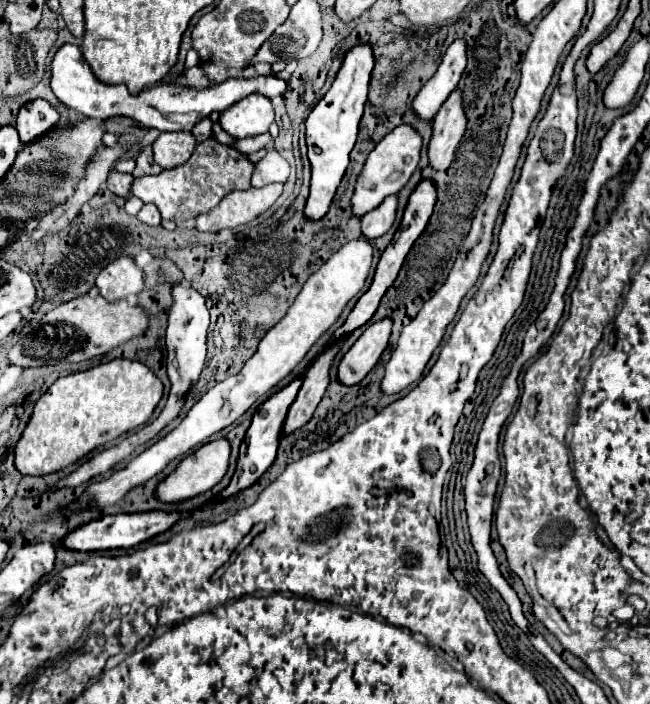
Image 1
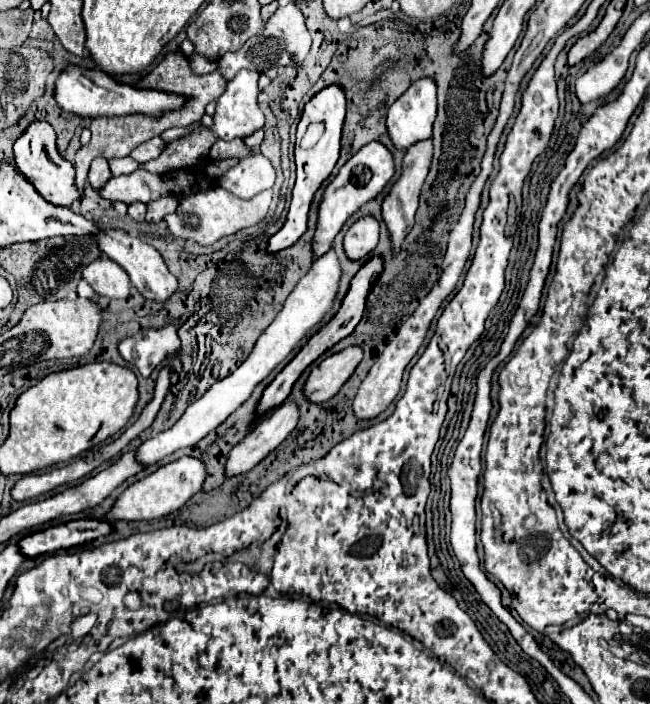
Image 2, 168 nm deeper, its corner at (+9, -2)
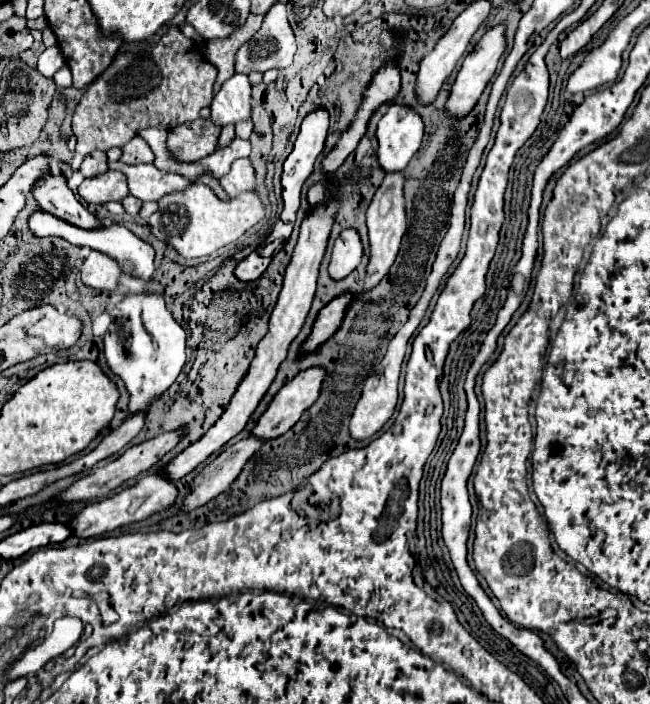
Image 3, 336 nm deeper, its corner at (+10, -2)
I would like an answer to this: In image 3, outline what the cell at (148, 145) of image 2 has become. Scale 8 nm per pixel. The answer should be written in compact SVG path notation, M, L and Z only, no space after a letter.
M134 137L130 139L124 147L122 147L122 163L128 165L138 165L138 163L152 163L154 161L154 153L150 149L150 145L146 145L146 141L142 141L142 137Z

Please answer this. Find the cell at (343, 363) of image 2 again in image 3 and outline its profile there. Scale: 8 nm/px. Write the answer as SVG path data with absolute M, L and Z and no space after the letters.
M318 367L300 371L274 395L250 435L256 439L276 439L294 427L300 415L318 399L324 375L324 369Z

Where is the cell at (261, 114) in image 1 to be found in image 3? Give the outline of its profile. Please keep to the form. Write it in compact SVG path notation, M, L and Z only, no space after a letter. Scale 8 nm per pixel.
M234 73L214 95L210 105L210 119L212 123L224 127L228 123L250 119L250 111L250 81L242 73Z

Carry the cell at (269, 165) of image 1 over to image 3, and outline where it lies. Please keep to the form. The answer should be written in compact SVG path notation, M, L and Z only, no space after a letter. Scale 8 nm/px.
M244 157L234 161L232 169L220 179L220 185L224 187L228 197L236 197L238 193L252 191L256 185L256 179L254 179L254 169L250 165L250 159Z

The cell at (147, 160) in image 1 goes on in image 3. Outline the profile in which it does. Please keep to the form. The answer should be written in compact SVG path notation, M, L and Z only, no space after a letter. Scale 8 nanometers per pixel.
M198 117L196 121L174 127L168 133L168 147L178 161L198 161L216 149L218 137L220 127L210 119Z

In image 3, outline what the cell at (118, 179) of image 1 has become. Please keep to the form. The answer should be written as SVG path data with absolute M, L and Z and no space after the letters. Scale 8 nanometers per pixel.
M94 151L94 153L86 155L82 165L80 165L80 173L84 177L96 177L96 175L102 175L106 171L108 171L108 165L106 165L106 153L104 151Z

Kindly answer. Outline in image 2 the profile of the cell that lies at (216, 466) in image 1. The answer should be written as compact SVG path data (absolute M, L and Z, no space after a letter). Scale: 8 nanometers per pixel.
M181 457L173 463L167 463L159 467L155 473L135 481L133 485L127 487L127 491L117 499L113 505L107 521L117 521L117 519L127 519L127 521L141 521L141 519L157 519L163 515L169 515L177 509L181 509L197 491L201 491L203 481L207 477L207 467L201 459L195 457Z

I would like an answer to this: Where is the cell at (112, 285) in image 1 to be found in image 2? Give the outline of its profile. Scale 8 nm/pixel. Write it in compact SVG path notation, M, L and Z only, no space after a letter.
M101 257L87 265L83 269L83 279L93 287L97 295L111 297L111 299L123 299L129 297L131 291L131 281L115 261L109 257Z

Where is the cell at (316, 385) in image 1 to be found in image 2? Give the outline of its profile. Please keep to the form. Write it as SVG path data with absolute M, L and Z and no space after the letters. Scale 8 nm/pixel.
M293 401L277 407L269 417L265 417L243 441L239 441L227 459L227 477L245 473L253 469L261 459L265 459L283 439L295 429L299 421L299 407Z

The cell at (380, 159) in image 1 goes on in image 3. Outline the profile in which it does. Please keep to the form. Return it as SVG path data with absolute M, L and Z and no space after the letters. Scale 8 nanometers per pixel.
M334 185L334 195L330 197L330 201L324 205L324 207L316 207L312 209L304 221L302 221L302 227L300 227L300 237L298 237L298 243L292 251L292 259L290 259L290 265L286 267L286 273L284 273L284 283L282 283L282 291L278 295L278 301L274 305L274 311L270 315L270 327L268 327L268 333L264 335L264 339L256 345L256 355L250 363L250 369L246 373L246 377L242 379L242 383L238 385L230 405L226 407L226 411L222 413L222 417L202 435L202 439L198 439L196 443L192 443L190 447L186 447L180 455L176 455L170 463L166 463L160 473L170 479L170 481L178 481L182 479L184 475L188 475L190 471L194 471L200 463L204 463L210 455L214 455L216 451L220 451L232 437L236 437L244 425L248 423L250 415L254 413L254 409L258 407L260 399L264 397L264 393L268 391L270 383L274 381L276 377L276 371L280 367L280 363L286 359L286 353L288 353L288 345L294 341L294 337L298 335L298 331L302 329L304 325L304 319L310 311L310 305L312 305L312 297L314 297L314 291L316 291L316 279L318 279L318 267L320 267L320 261L324 257L324 251L326 251L326 243L328 243L328 235L330 235L330 229L332 229L332 223L334 223L334 215L336 215L336 209L338 209L338 185Z

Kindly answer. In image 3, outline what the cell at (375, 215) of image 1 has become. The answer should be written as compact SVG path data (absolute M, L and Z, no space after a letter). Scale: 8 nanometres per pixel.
M354 229L342 231L332 247L332 257L330 257L330 265L328 265L330 277L334 281L348 277L356 269L360 259L362 259L360 235Z

